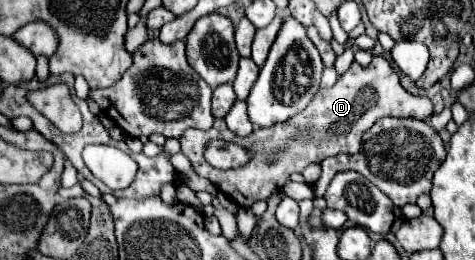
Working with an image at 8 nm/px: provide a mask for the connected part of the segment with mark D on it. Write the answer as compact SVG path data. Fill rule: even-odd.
M373 56L367 68L353 62L349 70L343 76L339 76L335 86L319 90L303 112L299 112L297 116L289 118L283 124L257 128L251 136L239 138L227 130L223 120L215 120L213 128L207 132L193 130L193 128L185 130L179 142L181 142L181 152L191 160L199 176L211 180L237 206L249 208L253 202L267 200L275 190L283 188L283 184L289 180L289 174L303 172L309 164L319 164L327 156L335 156L343 152L355 154L361 148L361 136L377 120L385 116L427 120L431 114L433 114L433 104L429 98L413 96L401 86L393 60L383 56ZM213 140L245 146L247 150L253 150L253 158L247 162L247 166L241 168L231 168L231 170L215 168L205 160L205 146Z

